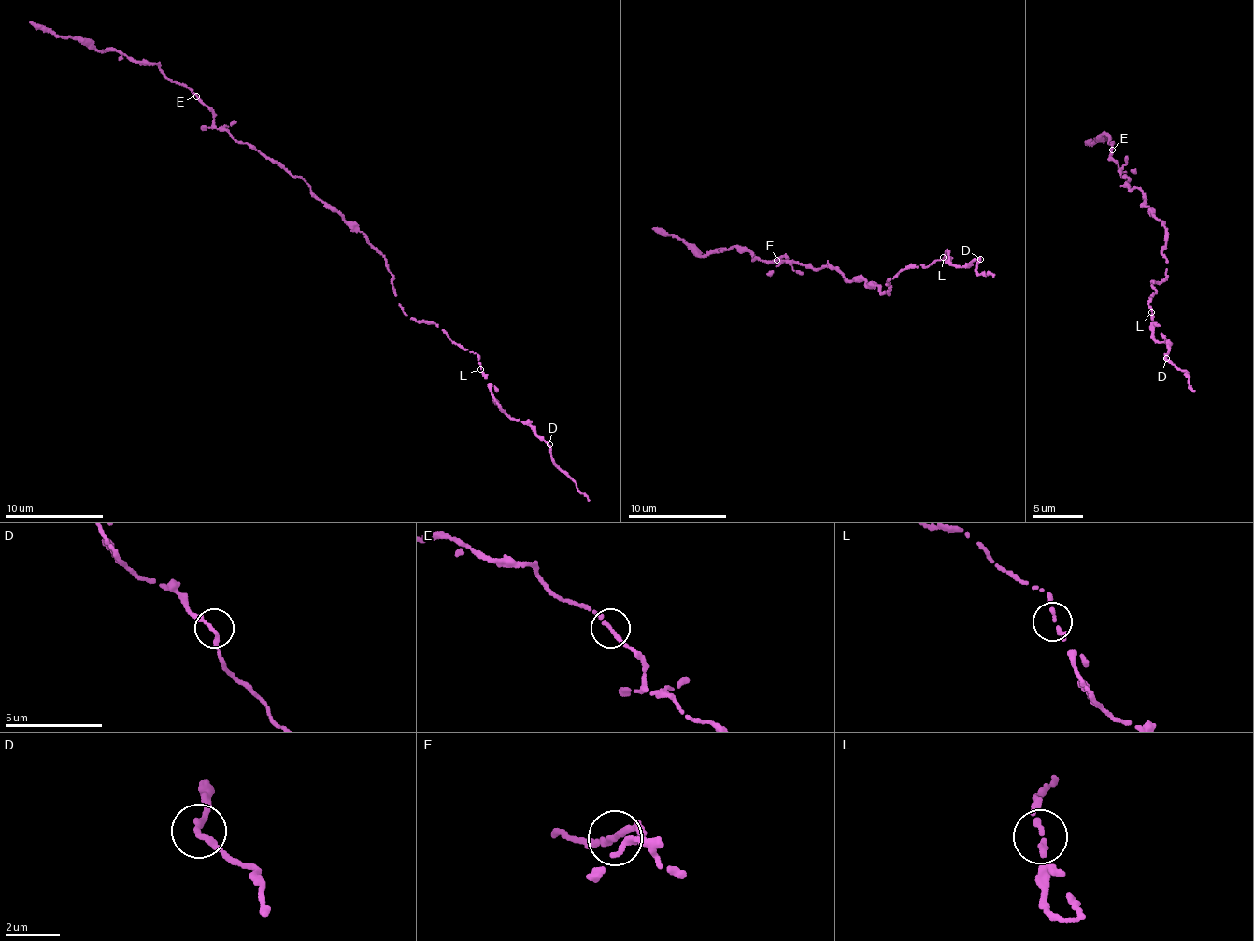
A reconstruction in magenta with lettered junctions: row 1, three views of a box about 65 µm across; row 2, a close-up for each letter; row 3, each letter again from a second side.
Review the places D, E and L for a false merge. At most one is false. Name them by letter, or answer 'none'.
none

